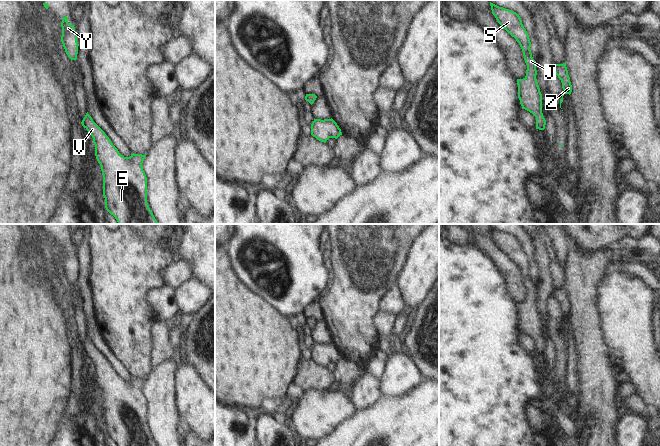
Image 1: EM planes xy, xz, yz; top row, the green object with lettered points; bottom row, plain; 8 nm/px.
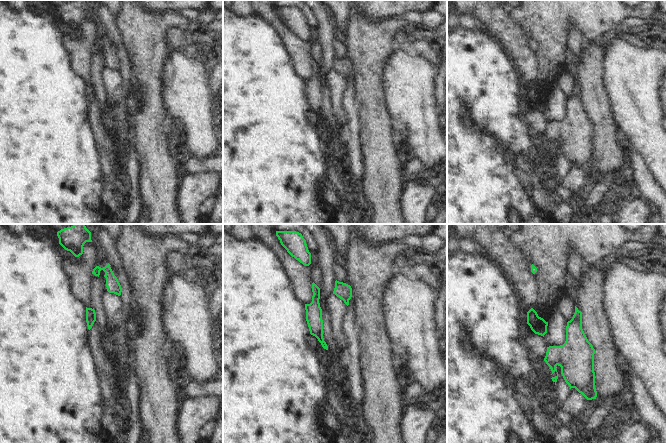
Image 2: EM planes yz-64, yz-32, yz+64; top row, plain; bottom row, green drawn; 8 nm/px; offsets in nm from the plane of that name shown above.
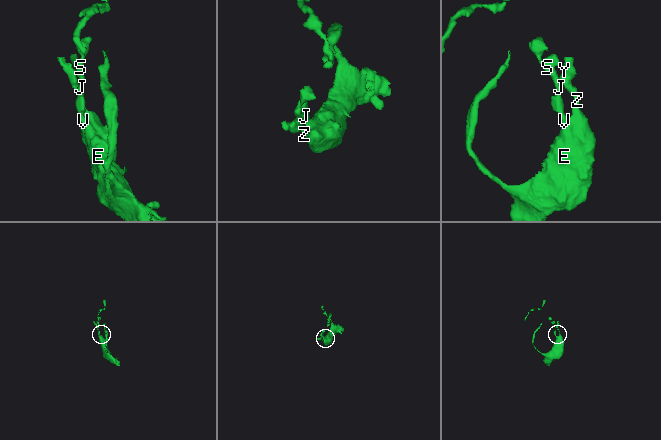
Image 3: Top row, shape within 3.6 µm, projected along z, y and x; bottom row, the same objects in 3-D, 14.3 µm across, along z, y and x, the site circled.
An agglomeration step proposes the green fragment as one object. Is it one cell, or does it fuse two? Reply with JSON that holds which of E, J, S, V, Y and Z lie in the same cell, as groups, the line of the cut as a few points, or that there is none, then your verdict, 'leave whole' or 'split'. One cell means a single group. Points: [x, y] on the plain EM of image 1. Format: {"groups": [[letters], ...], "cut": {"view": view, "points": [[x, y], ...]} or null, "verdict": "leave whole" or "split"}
{"groups": [["E", "J", "S", "V", "Y", "Z"]], "cut": null, "verdict": "leave whole"}

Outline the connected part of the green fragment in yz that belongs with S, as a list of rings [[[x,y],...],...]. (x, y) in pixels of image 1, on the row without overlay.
[[[491,226],[490,230],[497,246],[516,263],[522,273],[527,294],[523,303],[517,303],[518,322],[522,333],[529,335],[536,341],[536,353],[544,354],[546,344],[542,337],[542,318],[536,303],[536,285],[532,281],[528,257],[516,236],[499,231]]]

